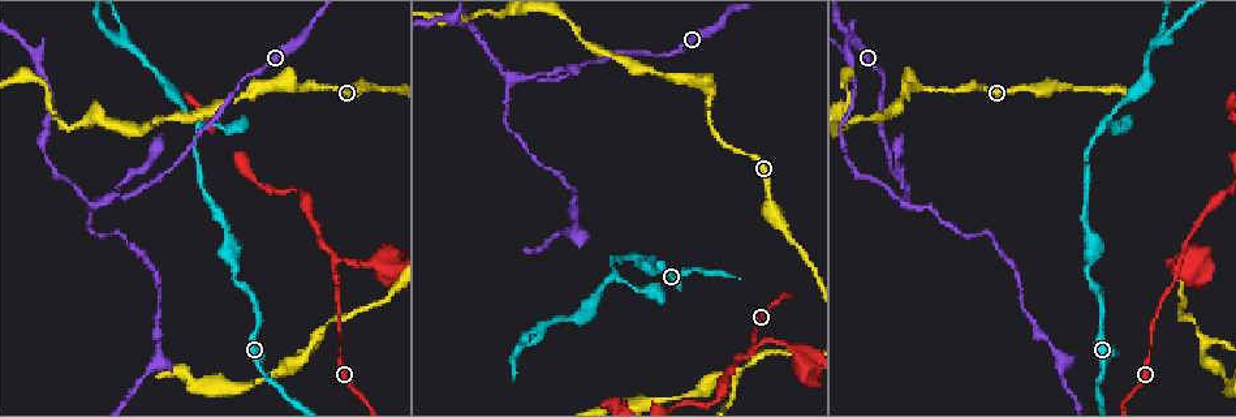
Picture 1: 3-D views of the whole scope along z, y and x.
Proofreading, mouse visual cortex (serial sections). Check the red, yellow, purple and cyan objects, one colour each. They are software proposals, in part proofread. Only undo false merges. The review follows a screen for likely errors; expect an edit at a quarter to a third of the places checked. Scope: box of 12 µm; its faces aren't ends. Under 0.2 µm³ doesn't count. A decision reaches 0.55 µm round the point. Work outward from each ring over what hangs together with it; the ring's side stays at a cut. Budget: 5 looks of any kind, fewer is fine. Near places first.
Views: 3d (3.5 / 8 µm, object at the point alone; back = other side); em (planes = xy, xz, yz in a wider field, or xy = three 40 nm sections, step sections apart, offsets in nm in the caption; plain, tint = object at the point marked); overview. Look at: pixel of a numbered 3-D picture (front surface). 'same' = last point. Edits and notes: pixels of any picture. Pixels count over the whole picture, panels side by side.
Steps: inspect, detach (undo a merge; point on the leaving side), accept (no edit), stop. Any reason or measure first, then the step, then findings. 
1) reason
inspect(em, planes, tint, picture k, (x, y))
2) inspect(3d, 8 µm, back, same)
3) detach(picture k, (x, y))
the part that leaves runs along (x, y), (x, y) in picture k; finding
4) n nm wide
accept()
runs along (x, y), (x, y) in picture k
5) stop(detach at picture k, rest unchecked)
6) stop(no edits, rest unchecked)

a narrow waist
inspect(3d, 3.5 µm, picture 1, (1150, 338))

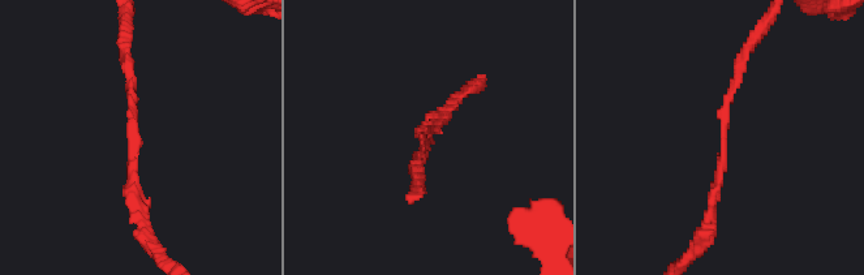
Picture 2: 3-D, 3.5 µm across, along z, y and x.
inspect(em, xy, step 2, tint, picture 2, (429, 142))

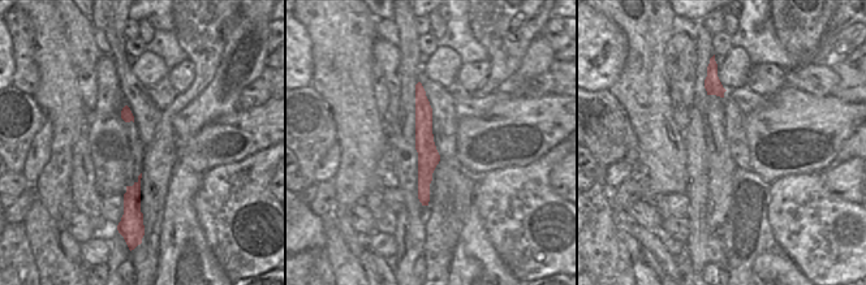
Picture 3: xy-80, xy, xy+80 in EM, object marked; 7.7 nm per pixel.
accept()
runs along (708, 220), (725, 104), (746, 56) in picture 2; continuous, no second cell

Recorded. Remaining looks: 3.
two arms in line, one across
inspect(3d, 8 µm, picture 1, (1179, 265))

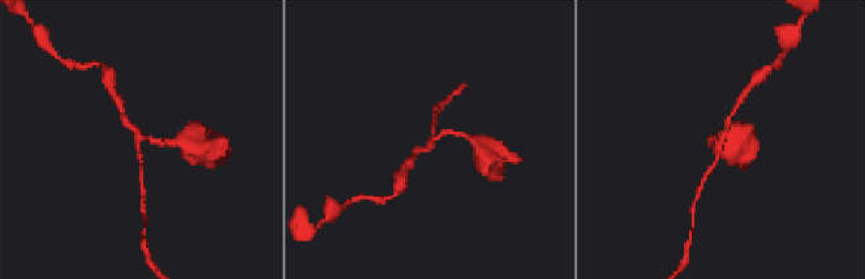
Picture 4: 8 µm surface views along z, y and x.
inspect(3d, 3.5 µm, back, picture 4, (719, 139))

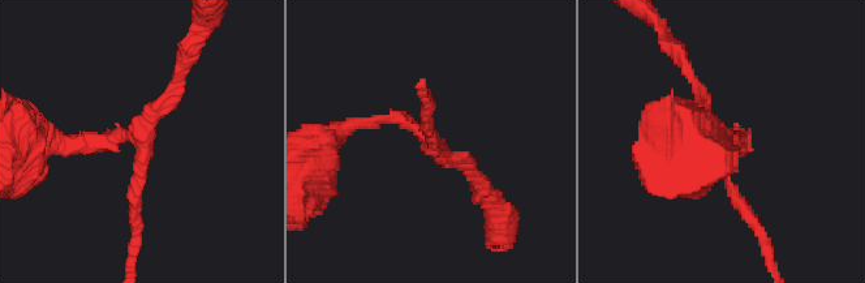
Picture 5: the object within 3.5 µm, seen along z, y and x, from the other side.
3 arms; arms of 150, 150, 150 nm; shape alone is not enough
inspect(em, planes, tint, picture 5, (141, 140))

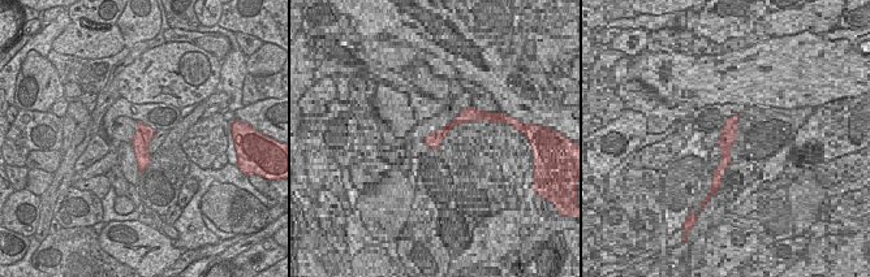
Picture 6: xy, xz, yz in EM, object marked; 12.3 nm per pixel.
accept()
runs along (136, 217), (143, 141), (64, 145) in picture 5; continuous, no second cell

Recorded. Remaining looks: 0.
stop(no edits, rest unchecked)

